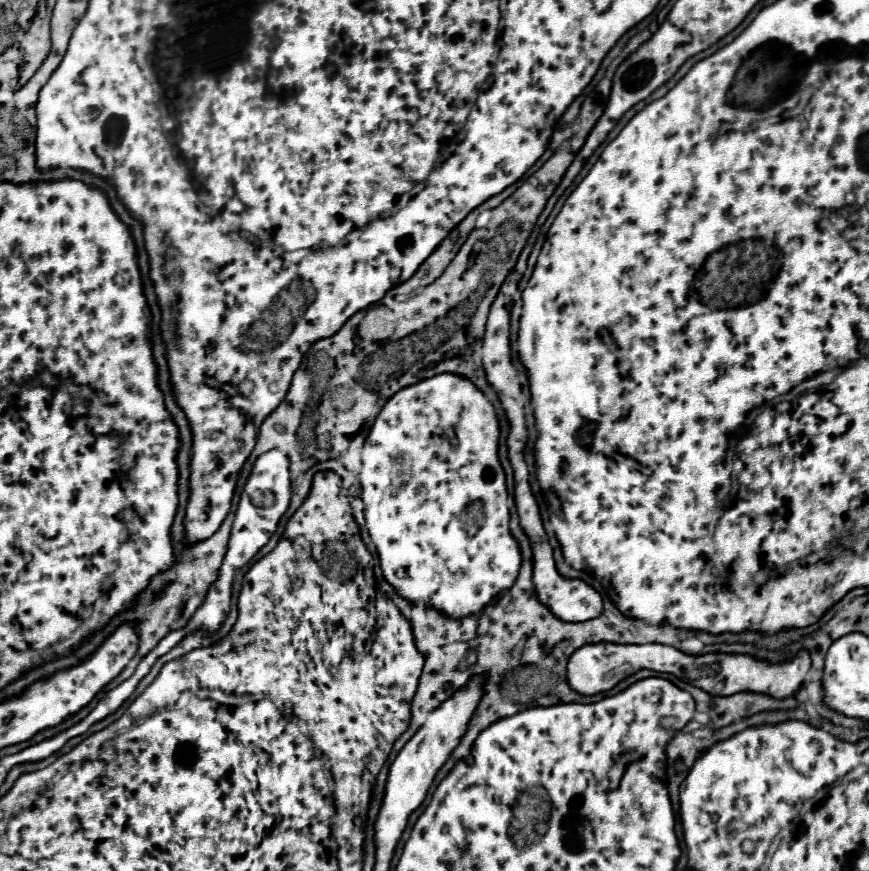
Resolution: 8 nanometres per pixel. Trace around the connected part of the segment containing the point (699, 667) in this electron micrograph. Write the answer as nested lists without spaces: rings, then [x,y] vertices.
[[[587,644],[579,648],[567,664],[567,682],[569,686],[585,696],[593,696],[599,692],[611,690],[615,684],[625,680],[627,676],[639,670],[653,670],[661,674],[673,674],[679,680],[685,680],[711,696],[733,696],[737,692],[757,692],[773,698],[789,698],[793,696],[805,682],[805,676],[811,668],[809,652],[799,652],[793,660],[785,664],[771,666],[763,660],[755,660],[751,656],[741,654],[705,654],[705,656],[687,656],[681,650],[665,644]]]

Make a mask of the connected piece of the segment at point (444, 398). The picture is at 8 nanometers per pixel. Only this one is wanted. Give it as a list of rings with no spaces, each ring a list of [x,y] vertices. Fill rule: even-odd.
[[[439,374],[439,376],[433,376],[433,378],[427,378],[427,380],[421,380],[421,382],[417,382],[417,384],[413,384],[413,386],[407,386],[407,388],[403,388],[403,390],[399,390],[395,396],[391,396],[391,400],[387,400],[387,404],[383,406],[383,410],[379,412],[379,416],[377,416],[377,420],[375,420],[375,424],[373,424],[373,428],[371,428],[371,432],[369,432],[369,436],[367,436],[367,440],[365,440],[365,444],[363,444],[363,468],[359,468],[359,472],[351,472],[356,475],[355,482],[351,485],[359,486],[361,489],[361,495],[358,496],[363,501],[363,514],[365,518],[365,528],[369,533],[371,538],[371,542],[373,542],[380,562],[380,570],[381,573],[375,573],[376,578],[378,579],[376,582],[378,587],[382,590],[381,586],[379,586],[379,576],[385,580],[385,582],[389,582],[397,592],[399,592],[399,596],[403,596],[405,600],[409,600],[409,602],[419,602],[419,604],[423,604],[423,606],[429,606],[429,608],[433,608],[433,610],[437,610],[437,612],[441,612],[441,614],[445,614],[447,618],[453,618],[453,620],[459,620],[459,618],[465,618],[465,616],[471,616],[471,614],[477,614],[477,612],[481,612],[485,606],[491,606],[503,592],[507,592],[511,586],[513,586],[513,582],[515,582],[515,578],[517,578],[517,574],[519,574],[519,566],[521,566],[521,552],[519,552],[519,544],[517,544],[517,540],[509,534],[509,506],[507,506],[507,486],[505,486],[505,472],[503,472],[503,468],[501,468],[501,464],[499,464],[499,458],[497,458],[497,450],[499,450],[499,422],[497,422],[497,416],[495,416],[495,410],[493,410],[493,406],[491,406],[491,402],[483,396],[483,392],[481,390],[477,390],[467,378],[461,378],[461,376],[455,376],[455,374]],[[451,430],[453,430],[453,434],[455,434],[455,438],[457,438],[457,442],[453,442],[451,438],[449,438],[449,434],[451,434]]]

